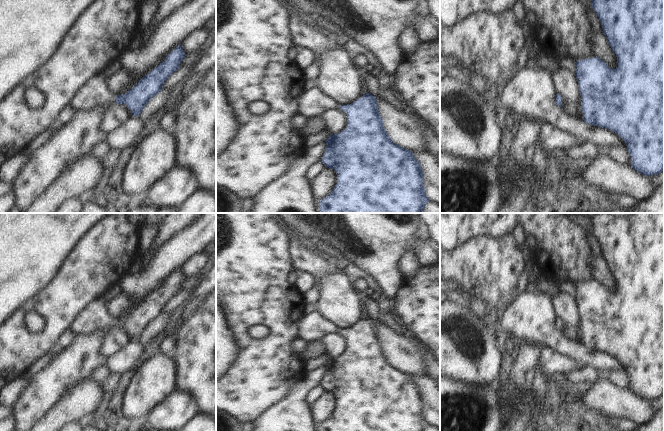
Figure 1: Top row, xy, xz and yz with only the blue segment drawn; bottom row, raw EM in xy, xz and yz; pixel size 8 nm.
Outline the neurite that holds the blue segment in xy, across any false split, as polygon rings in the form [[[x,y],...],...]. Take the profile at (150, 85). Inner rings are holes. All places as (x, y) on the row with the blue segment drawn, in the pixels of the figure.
[[[181,44],[176,47],[166,60],[144,76],[130,91],[118,95],[109,85],[104,74],[92,78],[73,99],[75,110],[93,111],[113,103],[125,104],[134,116],[139,116],[146,104],[158,93],[169,76],[174,73],[185,57]]]

